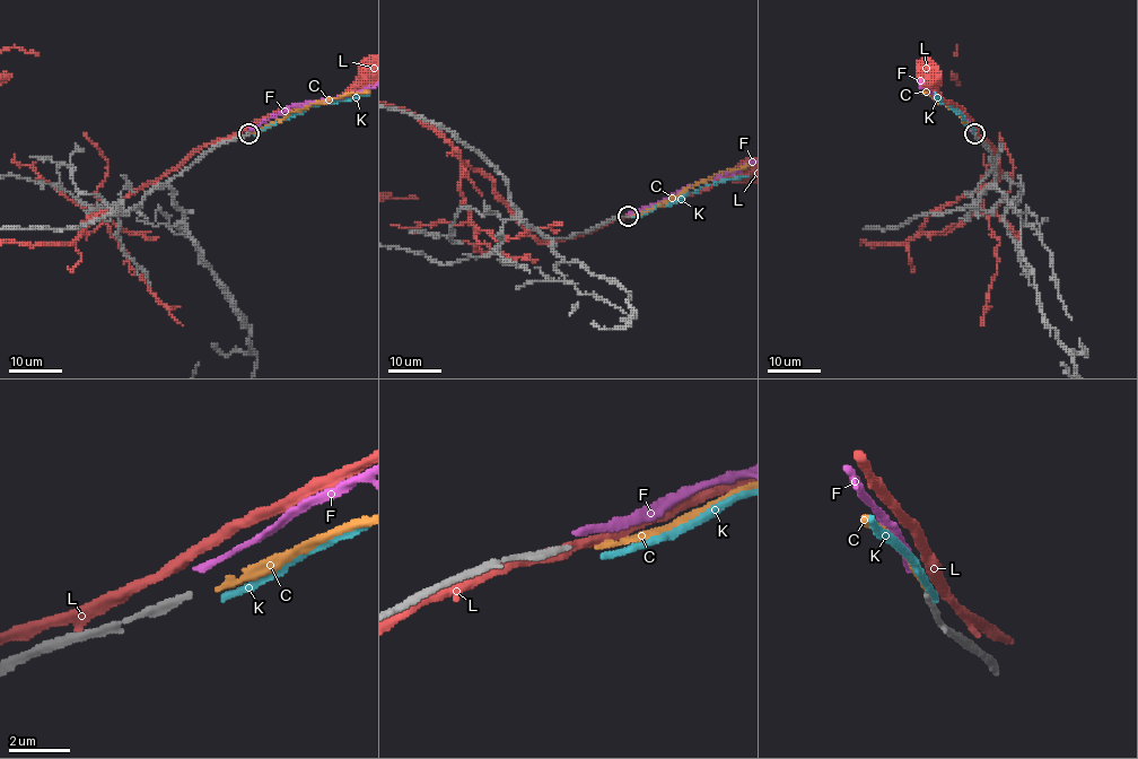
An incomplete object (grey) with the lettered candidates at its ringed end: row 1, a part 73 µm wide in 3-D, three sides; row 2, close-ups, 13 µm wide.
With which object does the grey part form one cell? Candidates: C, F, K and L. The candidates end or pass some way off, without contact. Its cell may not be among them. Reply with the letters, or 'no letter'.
C

